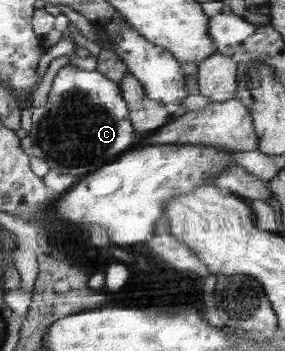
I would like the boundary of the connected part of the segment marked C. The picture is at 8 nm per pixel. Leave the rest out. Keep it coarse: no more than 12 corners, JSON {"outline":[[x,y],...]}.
{"outline":[[66,64],[31,153],[80,179],[138,146],[121,85]]}

